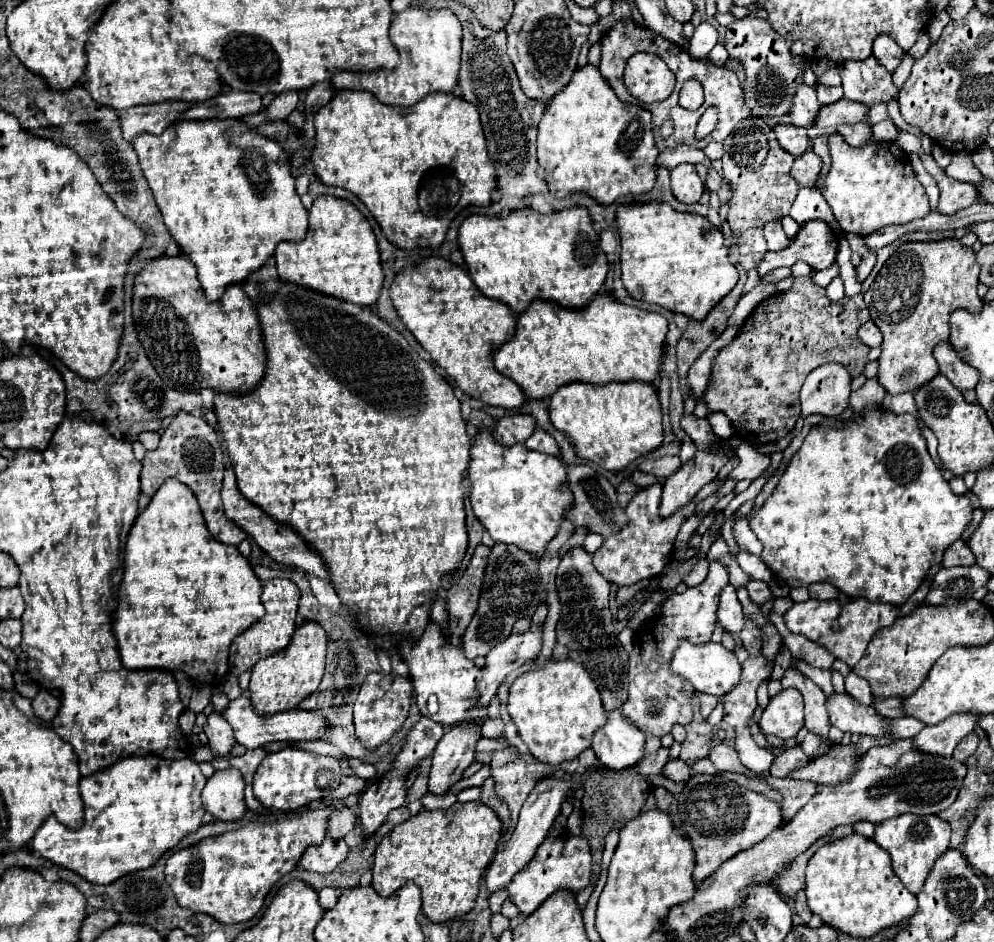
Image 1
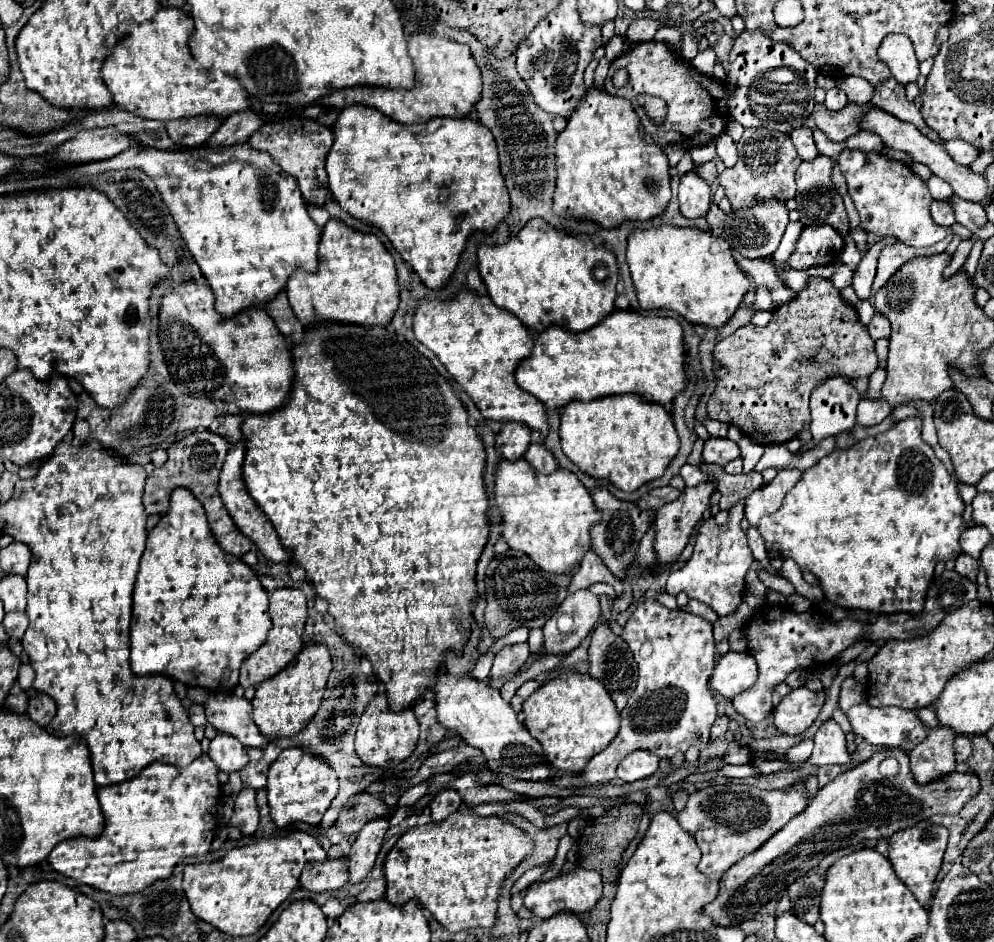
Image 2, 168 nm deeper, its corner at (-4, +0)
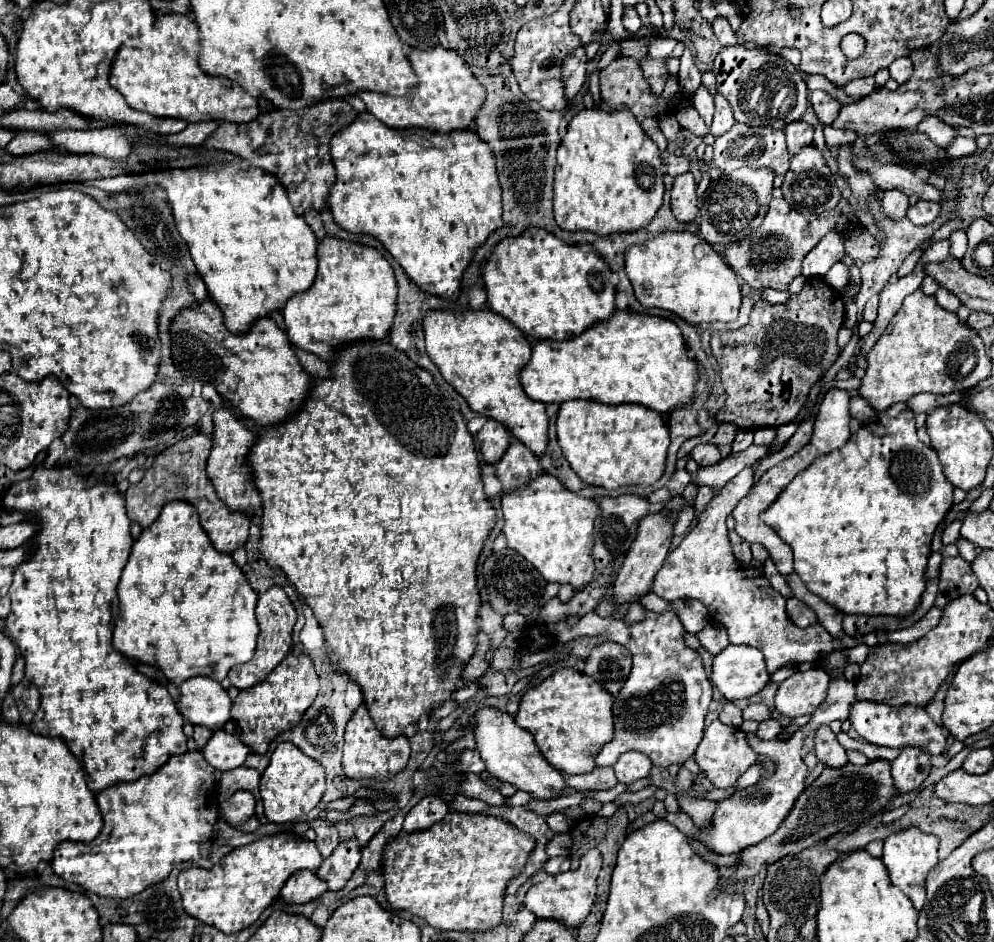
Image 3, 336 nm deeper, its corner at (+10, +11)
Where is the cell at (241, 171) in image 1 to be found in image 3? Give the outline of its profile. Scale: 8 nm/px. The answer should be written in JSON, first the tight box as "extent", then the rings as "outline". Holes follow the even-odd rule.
{"extent":[156,164,318,334],"outline":[[[222,164],[188,170],[158,170],[156,182],[168,192],[178,230],[190,248],[210,298],[222,308],[230,332],[246,334],[256,320],[282,310],[294,294],[306,292],[314,284],[318,272],[316,236],[306,220],[294,212],[286,190],[274,174],[264,170],[240,170],[238,164]]]}

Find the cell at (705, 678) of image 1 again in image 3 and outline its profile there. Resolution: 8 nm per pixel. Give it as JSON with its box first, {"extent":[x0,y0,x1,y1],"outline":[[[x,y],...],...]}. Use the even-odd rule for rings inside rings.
{"extent":[712,646,770,700],"outline":[[[726,646],[712,666],[712,684],[726,700],[742,700],[758,694],[770,682],[764,656],[758,648]]]}

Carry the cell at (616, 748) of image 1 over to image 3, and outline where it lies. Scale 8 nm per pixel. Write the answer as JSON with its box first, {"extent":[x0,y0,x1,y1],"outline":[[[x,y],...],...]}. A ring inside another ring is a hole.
{"extent":[614,752,652,784],"outline":[[[628,752],[626,756],[620,756],[618,764],[614,764],[616,778],[622,784],[632,784],[640,778],[648,778],[650,770],[652,770],[650,760],[646,760],[646,756],[638,752]]]}

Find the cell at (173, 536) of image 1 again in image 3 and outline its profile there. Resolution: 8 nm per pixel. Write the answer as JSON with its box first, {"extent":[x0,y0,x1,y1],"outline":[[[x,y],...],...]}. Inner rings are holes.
{"extent":[114,502,258,684],"outline":[[[170,502],[162,516],[134,542],[128,564],[118,584],[120,616],[114,628],[114,646],[122,654],[150,664],[164,672],[164,676],[182,684],[190,676],[206,676],[222,682],[230,668],[244,664],[254,656],[258,622],[256,622],[256,600],[258,594],[252,590],[244,572],[236,566],[232,556],[220,554],[212,548],[210,538],[198,522],[198,512],[188,502]]]}

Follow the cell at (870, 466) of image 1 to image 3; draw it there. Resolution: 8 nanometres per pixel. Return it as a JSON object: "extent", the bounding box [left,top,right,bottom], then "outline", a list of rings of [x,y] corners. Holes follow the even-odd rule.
{"extent":[760,410,954,618],"outline":[[[908,410],[908,412],[902,412],[898,418],[880,416],[876,422],[860,426],[860,430],[856,434],[852,434],[852,438],[848,440],[848,444],[842,450],[830,452],[830,456],[818,458],[810,468],[806,468],[806,472],[800,472],[786,486],[786,490],[778,496],[778,500],[766,512],[762,512],[760,518],[782,538],[782,542],[786,542],[792,548],[796,574],[802,578],[806,588],[812,594],[820,596],[830,606],[834,606],[838,612],[842,612],[842,614],[900,616],[900,618],[906,618],[906,616],[910,616],[916,610],[916,606],[920,604],[922,592],[926,588],[926,564],[928,564],[928,556],[932,552],[930,550],[932,536],[934,536],[938,524],[948,514],[948,510],[952,508],[952,492],[954,492],[954,486],[946,480],[936,450],[932,446],[926,446],[926,444],[922,444],[918,440],[916,426],[914,426],[914,414]]]}

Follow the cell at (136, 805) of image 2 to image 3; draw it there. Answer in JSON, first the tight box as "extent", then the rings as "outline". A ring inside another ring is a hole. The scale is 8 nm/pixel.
{"extent":[52,752,218,900],"outline":[[[186,752],[182,756],[172,756],[158,772],[142,776],[142,780],[118,784],[106,788],[106,792],[96,794],[98,808],[104,818],[104,828],[96,840],[90,844],[62,842],[52,860],[52,870],[74,884],[80,884],[84,890],[94,892],[104,898],[126,900],[140,894],[152,884],[164,882],[172,868],[180,862],[192,860],[198,868],[212,868],[210,848],[214,836],[214,824],[218,820],[218,800],[216,800],[216,778],[214,768],[204,760],[202,752]]]}

